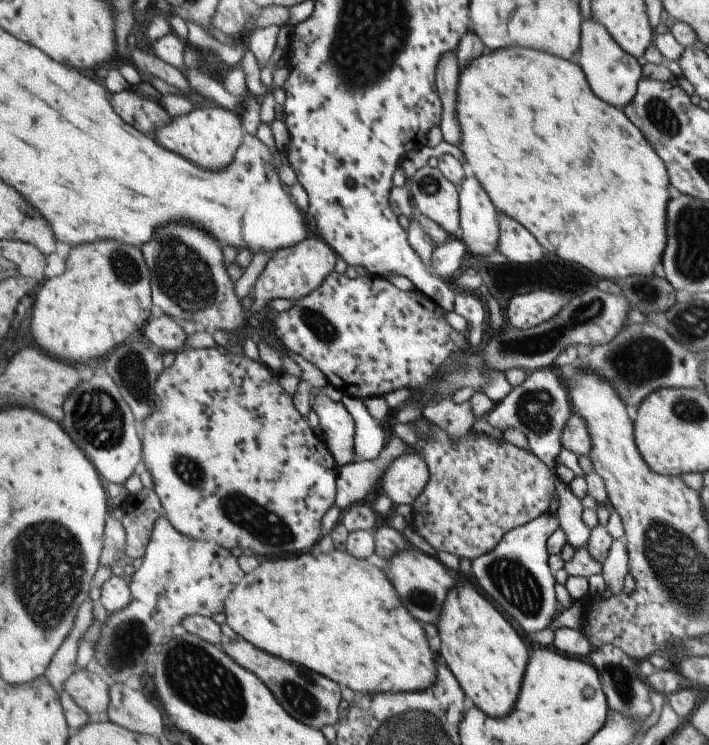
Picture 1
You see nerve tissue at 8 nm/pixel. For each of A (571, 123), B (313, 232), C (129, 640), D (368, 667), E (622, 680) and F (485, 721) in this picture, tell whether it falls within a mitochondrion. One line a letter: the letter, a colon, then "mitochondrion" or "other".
A: other
B: other
C: mitochondrion
D: other
E: mitochondrion
F: other

